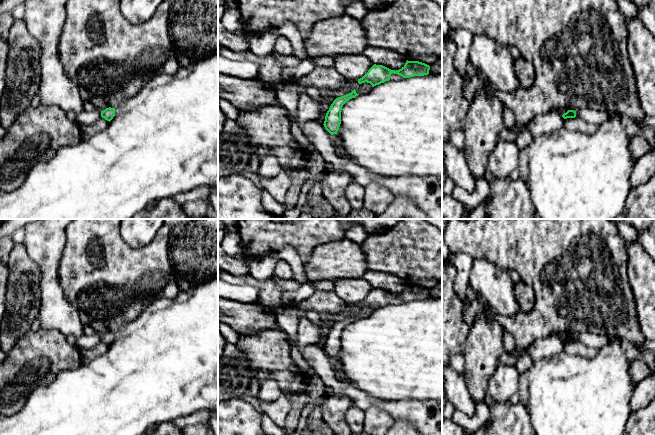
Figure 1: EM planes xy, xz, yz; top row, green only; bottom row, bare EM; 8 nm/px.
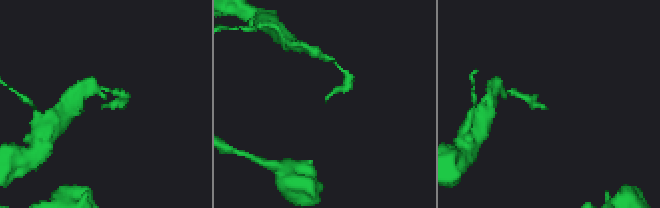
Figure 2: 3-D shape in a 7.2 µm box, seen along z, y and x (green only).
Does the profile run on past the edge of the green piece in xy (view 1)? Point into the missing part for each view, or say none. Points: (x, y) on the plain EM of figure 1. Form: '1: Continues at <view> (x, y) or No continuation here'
1: No continuation here

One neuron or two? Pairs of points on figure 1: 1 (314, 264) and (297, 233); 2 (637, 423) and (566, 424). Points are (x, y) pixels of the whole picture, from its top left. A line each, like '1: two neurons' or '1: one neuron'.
1: two neurons
2: two neurons

